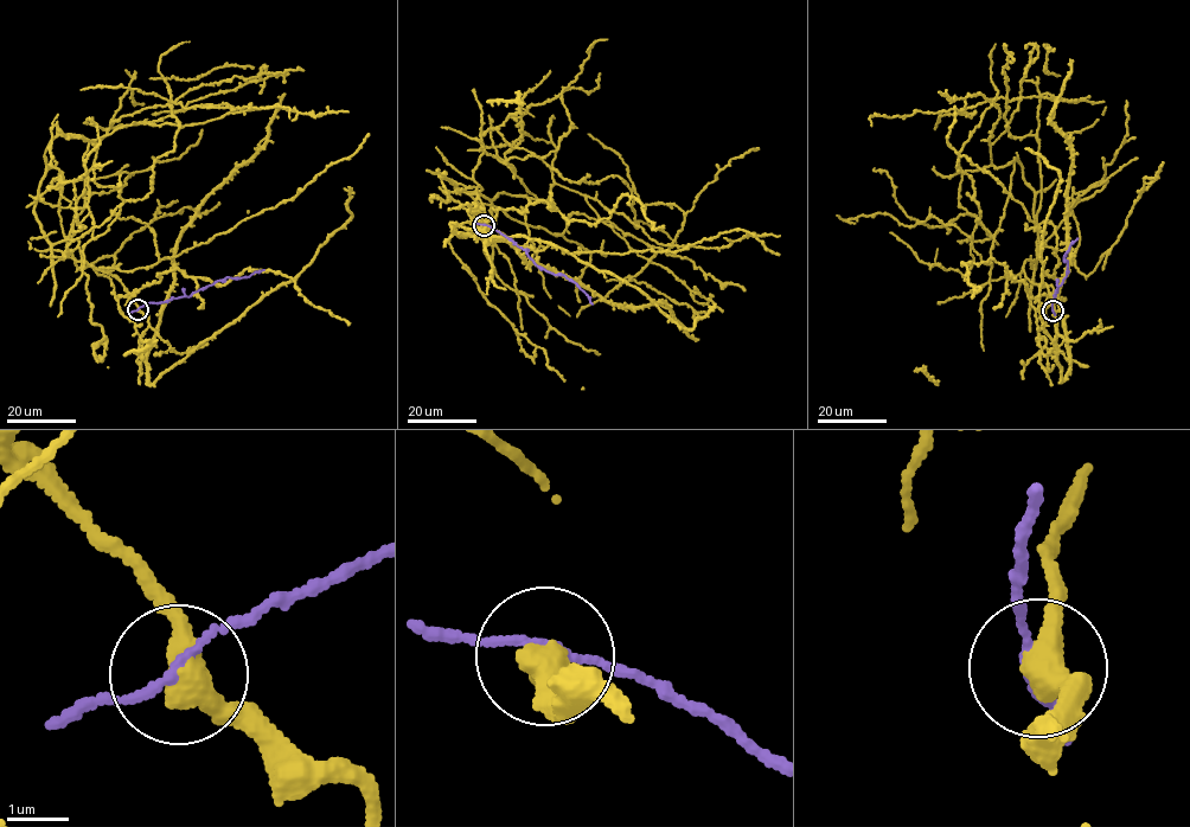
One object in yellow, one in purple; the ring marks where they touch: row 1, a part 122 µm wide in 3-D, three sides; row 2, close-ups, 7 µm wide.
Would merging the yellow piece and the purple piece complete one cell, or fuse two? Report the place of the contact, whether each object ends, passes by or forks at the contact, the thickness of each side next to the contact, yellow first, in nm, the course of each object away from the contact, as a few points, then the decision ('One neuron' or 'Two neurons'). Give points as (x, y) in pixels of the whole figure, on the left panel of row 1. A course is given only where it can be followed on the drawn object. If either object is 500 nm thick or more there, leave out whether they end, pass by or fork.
Place: (138, 309). At the ring yellow passes by. At the ring purple passes by. Thickness 420 nm (yellow) against 150 nm. Course of yellow: (138, 309), (76, 239), (42, 229), (49, 143), (95, 145), (203, 98), (234, 108), (81, 89). Course of purple: (138, 309), (149, 302), (189, 296), (218, 281), (245, 277), (264, 269). Two neurons

